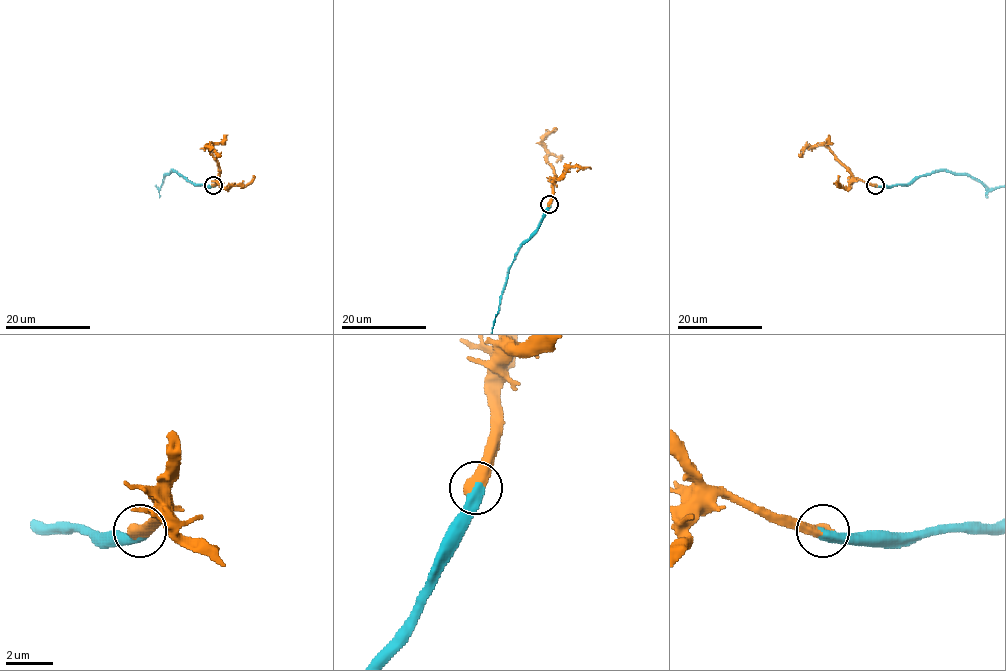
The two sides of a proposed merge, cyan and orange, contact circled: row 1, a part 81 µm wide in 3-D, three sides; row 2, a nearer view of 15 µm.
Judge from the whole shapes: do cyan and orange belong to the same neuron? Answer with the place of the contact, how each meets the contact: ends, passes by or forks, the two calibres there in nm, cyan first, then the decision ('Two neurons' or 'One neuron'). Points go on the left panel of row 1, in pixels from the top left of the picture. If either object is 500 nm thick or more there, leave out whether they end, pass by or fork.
Place: (213, 185). Thickness 480 nm (cyan) against 600 nm. One neuron

